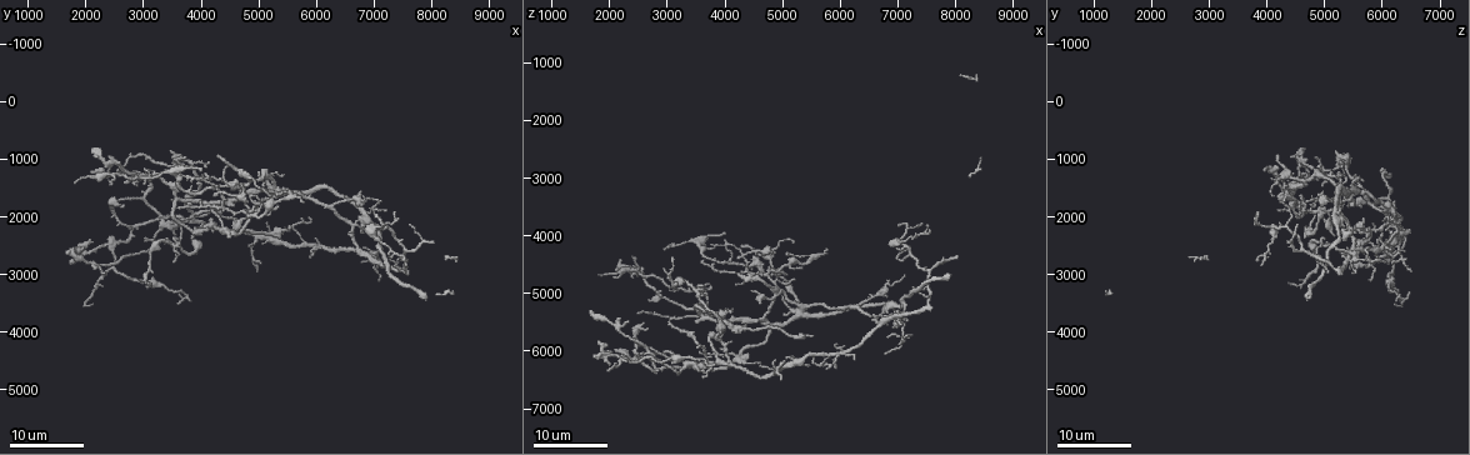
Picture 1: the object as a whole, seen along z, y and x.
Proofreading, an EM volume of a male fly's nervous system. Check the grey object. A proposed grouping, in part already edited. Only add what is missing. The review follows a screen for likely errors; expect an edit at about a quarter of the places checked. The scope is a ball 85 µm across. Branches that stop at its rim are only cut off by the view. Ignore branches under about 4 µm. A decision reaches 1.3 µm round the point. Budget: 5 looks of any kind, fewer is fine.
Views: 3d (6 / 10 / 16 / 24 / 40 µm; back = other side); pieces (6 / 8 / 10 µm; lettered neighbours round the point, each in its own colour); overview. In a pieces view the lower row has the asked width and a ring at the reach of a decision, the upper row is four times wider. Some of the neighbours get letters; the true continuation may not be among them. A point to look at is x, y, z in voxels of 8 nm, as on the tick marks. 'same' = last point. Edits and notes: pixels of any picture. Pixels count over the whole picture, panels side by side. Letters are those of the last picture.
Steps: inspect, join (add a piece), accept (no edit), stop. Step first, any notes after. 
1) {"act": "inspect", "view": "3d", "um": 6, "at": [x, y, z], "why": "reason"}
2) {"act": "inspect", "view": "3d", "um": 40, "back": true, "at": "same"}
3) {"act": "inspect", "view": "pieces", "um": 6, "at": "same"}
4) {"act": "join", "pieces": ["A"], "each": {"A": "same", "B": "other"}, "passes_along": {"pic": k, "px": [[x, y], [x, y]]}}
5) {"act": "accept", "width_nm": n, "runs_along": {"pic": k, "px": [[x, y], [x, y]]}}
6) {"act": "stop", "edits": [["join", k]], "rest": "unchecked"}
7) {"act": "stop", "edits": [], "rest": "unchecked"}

{"act": "inspect", "view": "3d", "um": 16, "at": [3450, 850, 5200], "why": "tapers out"}

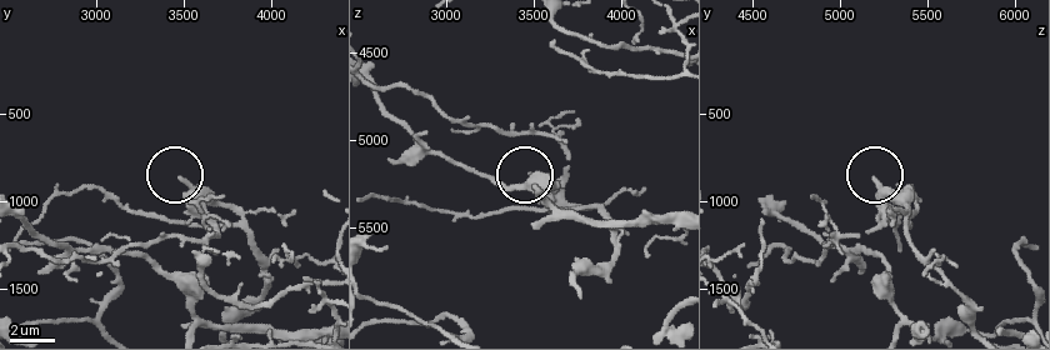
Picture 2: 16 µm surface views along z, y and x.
{"act": "inspect", "view": "pieces", "um": 10, "at": [3480, 880, 5180]}

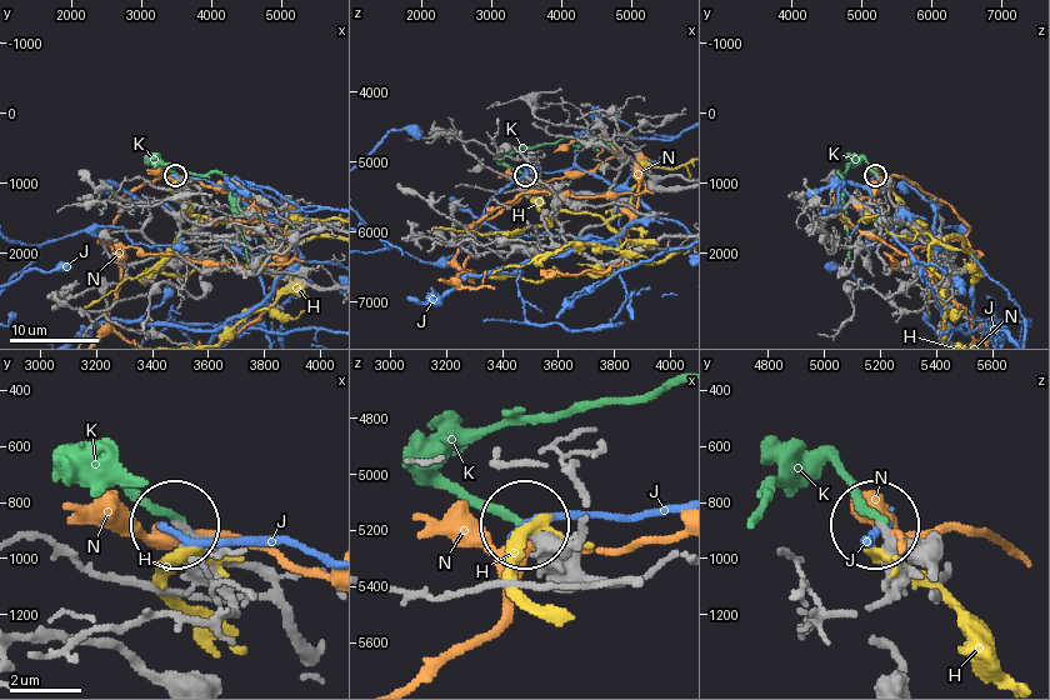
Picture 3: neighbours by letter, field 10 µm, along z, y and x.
{"act": "accept", "each": {"H": "other", "J": "other", "K": "other", "N": "other"}, "runs_along": {"pic": 3, "px": [[929, 574], [929, 565], [911, 561], [879, 531]]}, "found": "none of them fits"}

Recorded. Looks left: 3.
{"act": "inspect", "view": "3d", "um": 24, "at": [1700, 2600, 5350], "why": "end of a long branch"}

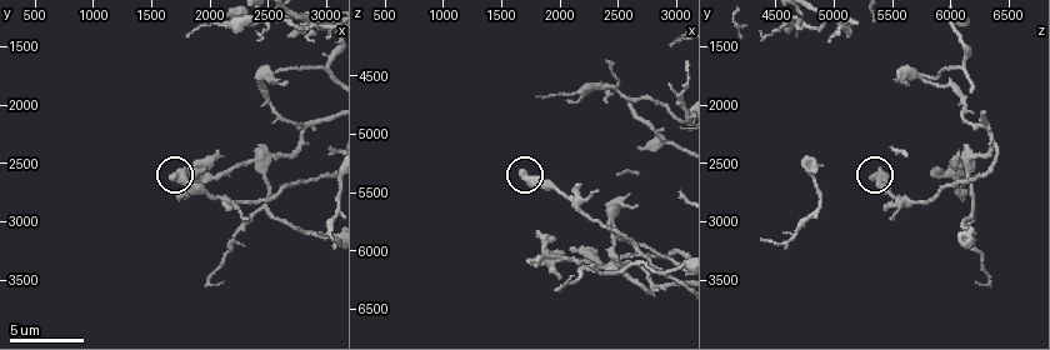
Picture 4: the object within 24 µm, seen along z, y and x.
{"act": "inspect", "view": "pieces", "um": 8, "at": [1680, 2620, 5340], "why": "see the neighbours"}

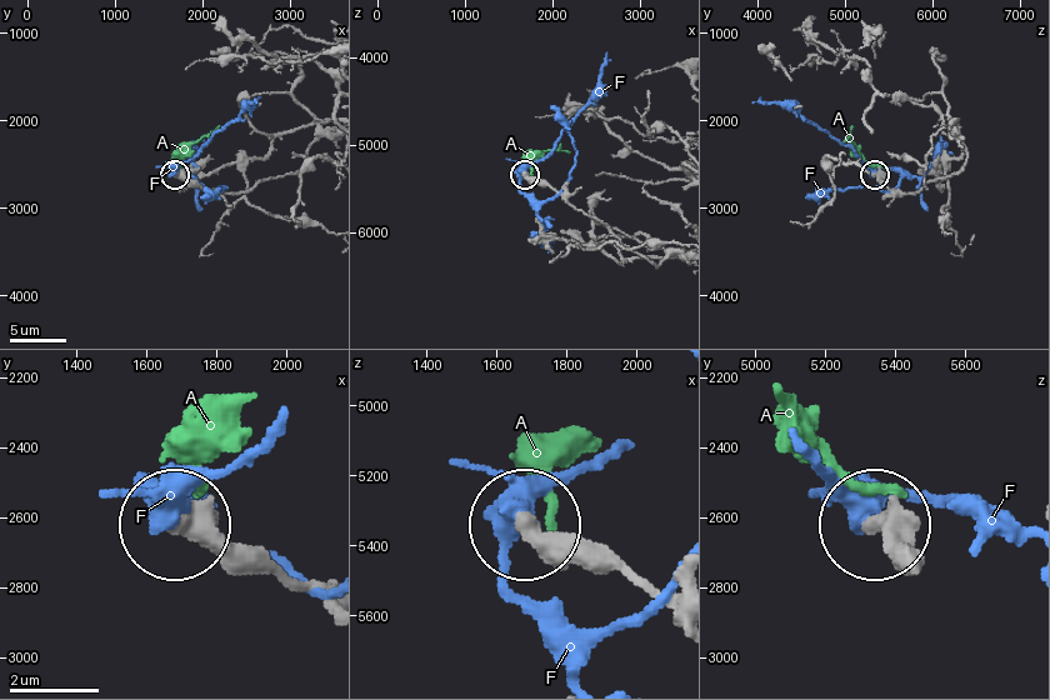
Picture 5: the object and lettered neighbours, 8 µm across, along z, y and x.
{"act": "accept", "width_nm": 420, "each": {"A": "other", "F": "other"}, "runs_along": {"pic": 5, "px": [[315, 589], [174, 530]]}, "found": "none of them fits"}

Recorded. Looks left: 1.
{"act": "inspect", "view": "pieces", "um": 6, "at": [1720, 2780, 6100], "why": "branch stops here"}

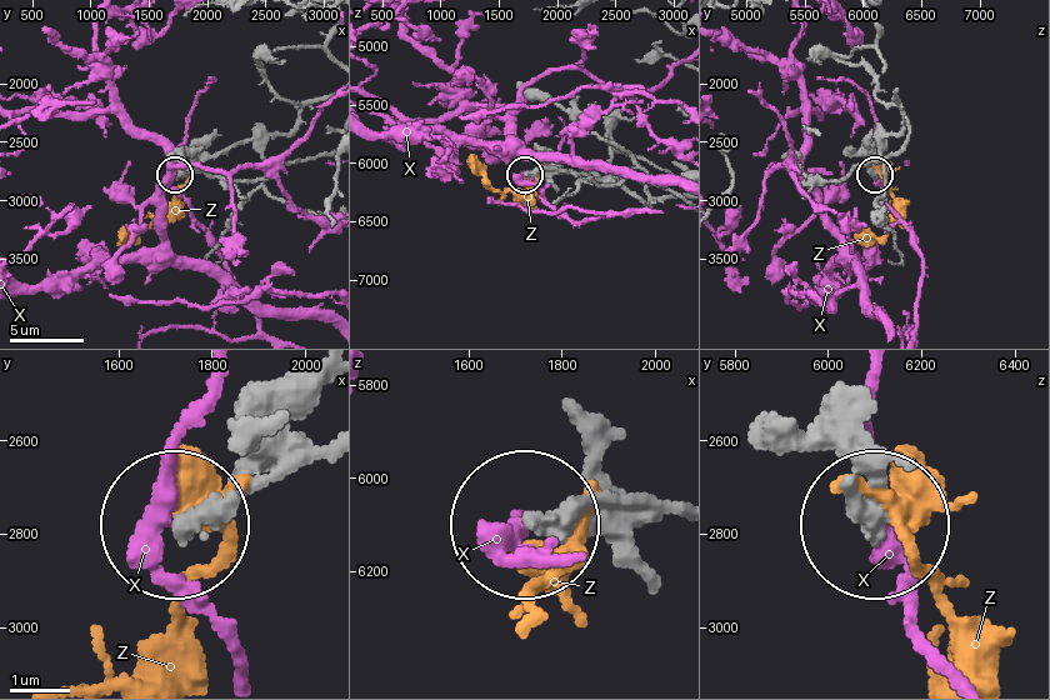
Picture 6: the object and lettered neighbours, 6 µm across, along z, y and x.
{"act": "accept", "each": {"X": "other", "Z": "other"}, "runs_along": {"pic": 6, "px": [[619, 515], [534, 525]]}, "found": "no lettered piece goes on from it"}

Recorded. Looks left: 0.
{"act": "stop", "edits": [], "rest": "unchecked"}

